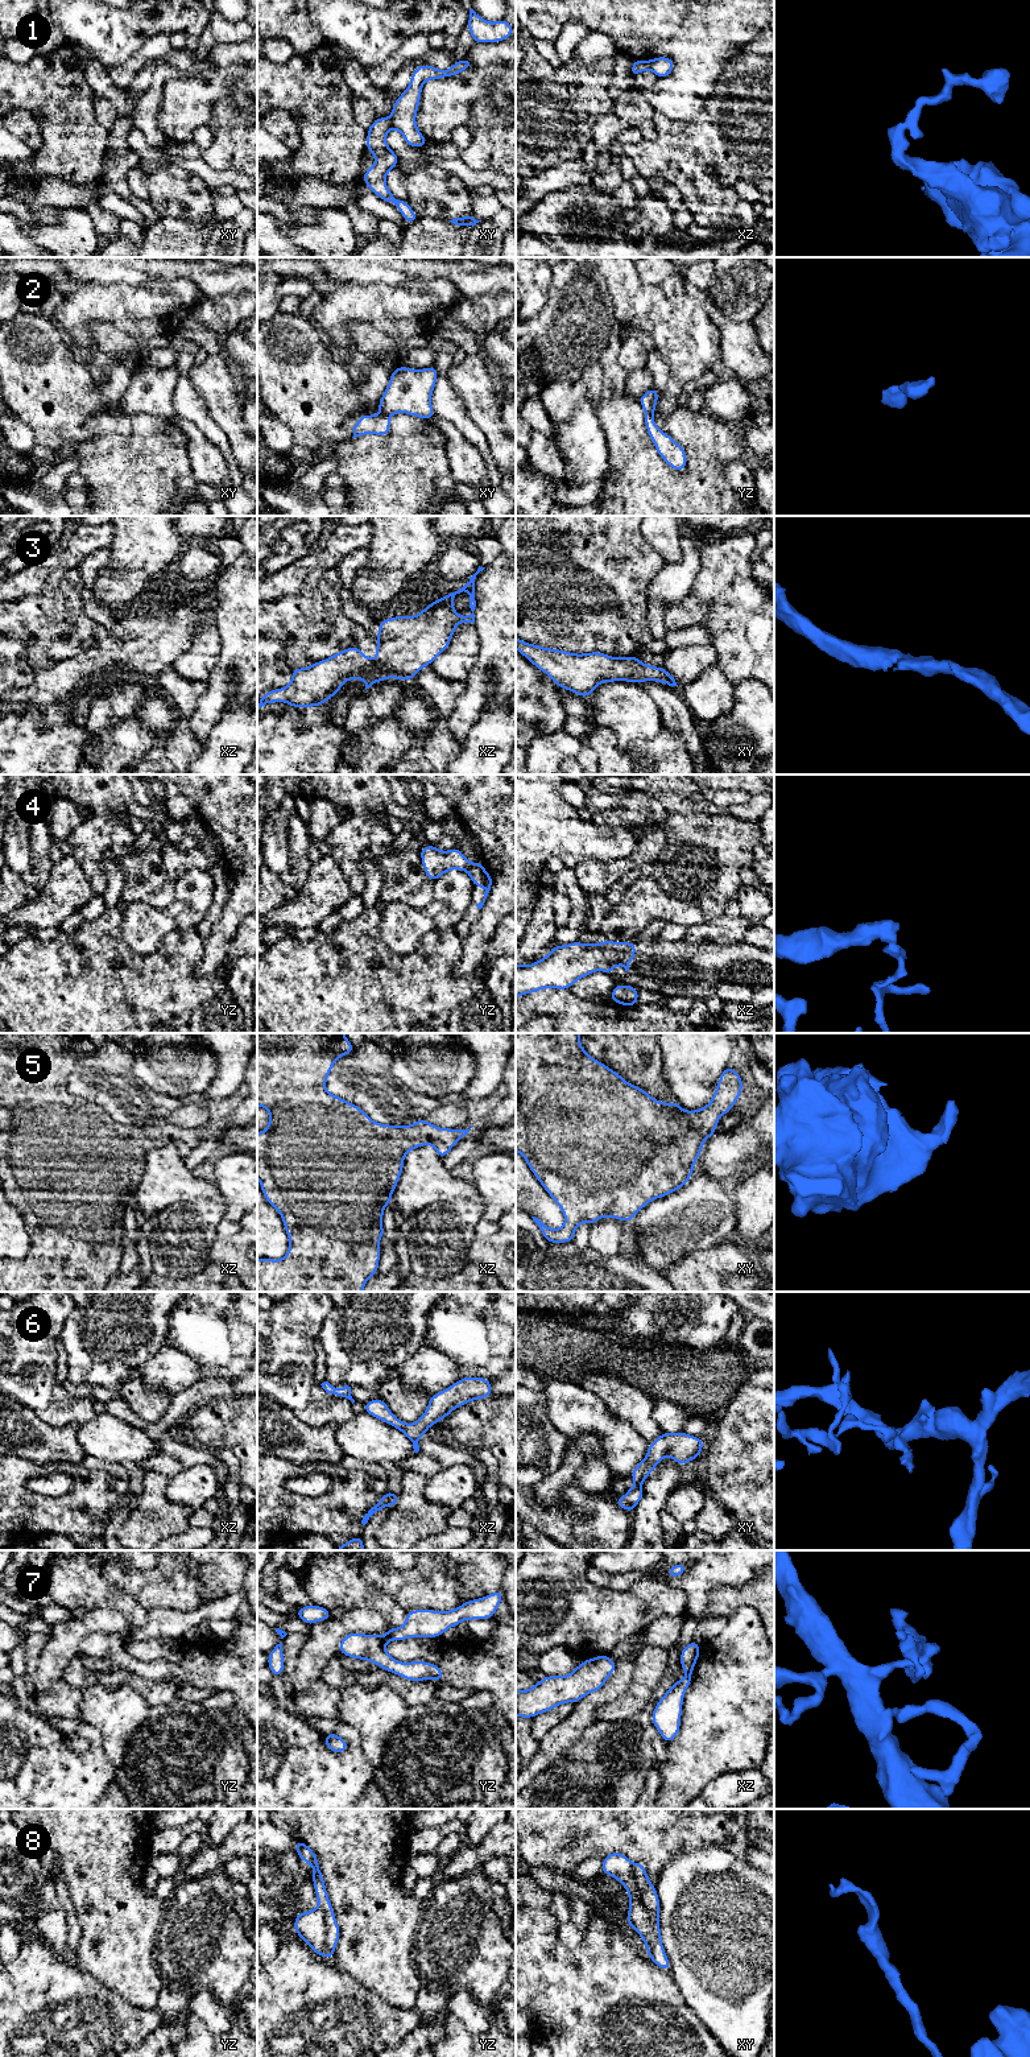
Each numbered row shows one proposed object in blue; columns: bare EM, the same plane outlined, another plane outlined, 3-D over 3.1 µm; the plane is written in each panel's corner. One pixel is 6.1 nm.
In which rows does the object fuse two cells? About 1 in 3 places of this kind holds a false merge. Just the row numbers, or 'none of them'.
1, 4

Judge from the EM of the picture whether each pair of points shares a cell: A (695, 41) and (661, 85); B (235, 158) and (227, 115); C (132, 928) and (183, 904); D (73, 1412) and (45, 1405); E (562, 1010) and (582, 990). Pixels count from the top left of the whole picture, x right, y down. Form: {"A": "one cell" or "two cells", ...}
{"A": "one cell", "B": "one cell", "C": "one cell", "D": "one cell", "E": "two cells"}

